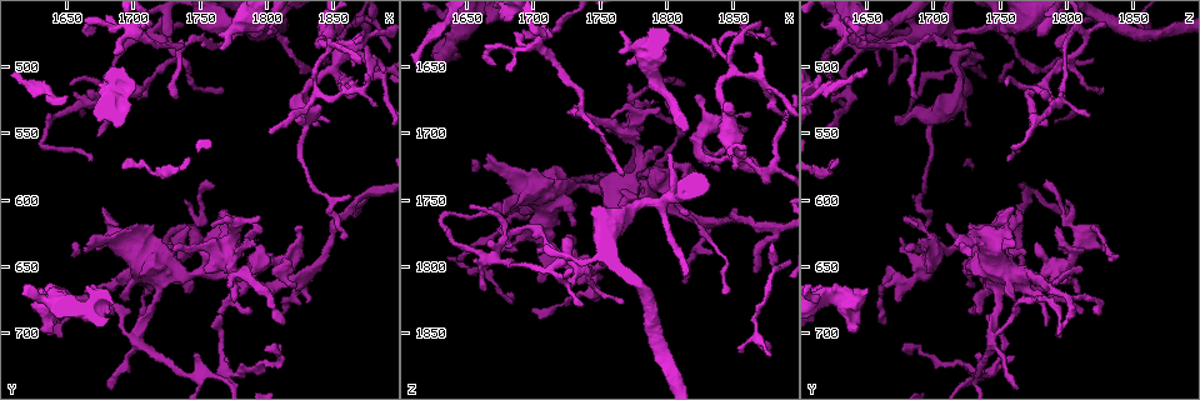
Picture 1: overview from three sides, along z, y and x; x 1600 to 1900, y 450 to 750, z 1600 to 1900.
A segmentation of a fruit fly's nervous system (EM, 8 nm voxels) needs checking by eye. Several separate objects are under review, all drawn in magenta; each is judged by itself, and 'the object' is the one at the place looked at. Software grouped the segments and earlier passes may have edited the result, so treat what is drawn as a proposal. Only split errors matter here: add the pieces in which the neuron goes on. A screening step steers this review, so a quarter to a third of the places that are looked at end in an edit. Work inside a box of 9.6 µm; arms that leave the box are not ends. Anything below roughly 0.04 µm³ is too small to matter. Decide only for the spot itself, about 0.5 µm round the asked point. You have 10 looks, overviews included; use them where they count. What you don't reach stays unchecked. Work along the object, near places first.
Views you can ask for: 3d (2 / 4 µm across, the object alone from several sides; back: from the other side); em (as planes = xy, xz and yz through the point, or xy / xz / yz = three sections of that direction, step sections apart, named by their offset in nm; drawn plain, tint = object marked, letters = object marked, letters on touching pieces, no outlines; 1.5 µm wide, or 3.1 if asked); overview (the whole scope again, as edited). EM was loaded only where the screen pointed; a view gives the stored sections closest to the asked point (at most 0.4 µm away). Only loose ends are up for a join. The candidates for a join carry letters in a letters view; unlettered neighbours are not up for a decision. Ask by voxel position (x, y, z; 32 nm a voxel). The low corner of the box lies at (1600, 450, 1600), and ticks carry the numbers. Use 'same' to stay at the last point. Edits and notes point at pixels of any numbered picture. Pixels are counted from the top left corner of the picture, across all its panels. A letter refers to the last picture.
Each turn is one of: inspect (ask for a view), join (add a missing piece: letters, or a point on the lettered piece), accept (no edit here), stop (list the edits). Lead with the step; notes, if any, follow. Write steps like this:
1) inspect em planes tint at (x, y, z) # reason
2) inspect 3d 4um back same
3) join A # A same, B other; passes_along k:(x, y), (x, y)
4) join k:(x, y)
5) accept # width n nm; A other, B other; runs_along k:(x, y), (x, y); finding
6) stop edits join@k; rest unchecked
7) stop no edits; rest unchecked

inspect 3d 2um at (1636, 702, 1792) # an open end

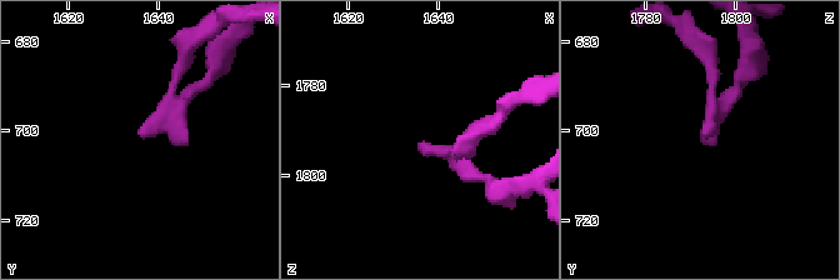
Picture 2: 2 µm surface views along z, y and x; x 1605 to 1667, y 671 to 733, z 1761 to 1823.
inspect em planes letters at (1636, 702, 1793) # need the tissue

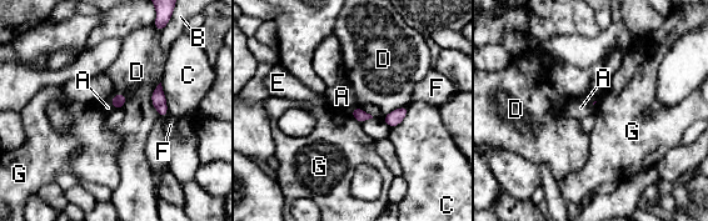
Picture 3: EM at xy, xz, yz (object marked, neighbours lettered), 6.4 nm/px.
accept # longest_contact D 220 nm; A other, B other, C other, D other, E other, F other, G other; border 3:(355, 106), (350, 110); none of them fits

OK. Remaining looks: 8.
inspect 3d 2um at (1630, 696, 1642) # branch stops here

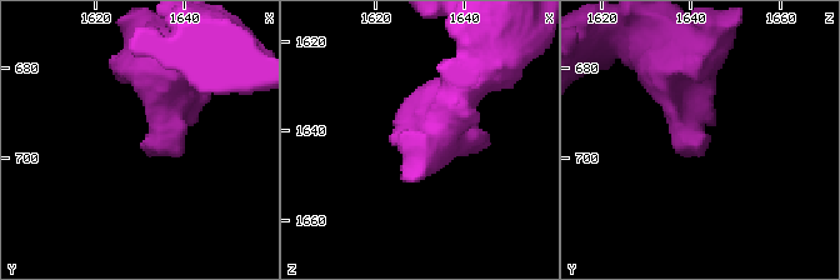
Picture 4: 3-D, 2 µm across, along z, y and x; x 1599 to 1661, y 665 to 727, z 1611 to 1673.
inspect em planes tint at (1631, 696, 1643)

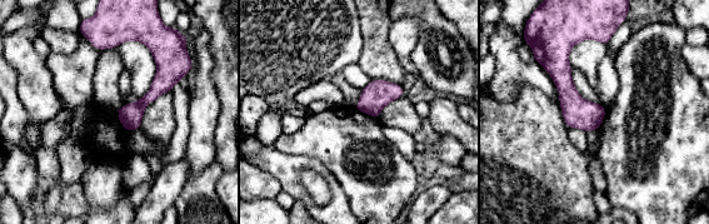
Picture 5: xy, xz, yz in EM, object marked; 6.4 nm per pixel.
inspect em planes letters same

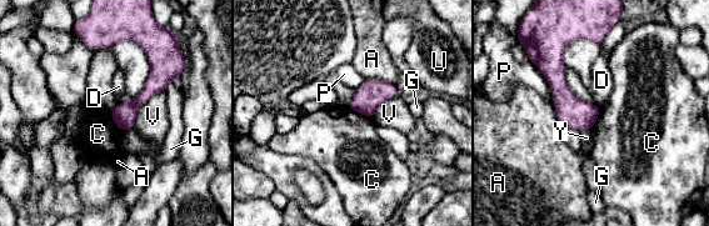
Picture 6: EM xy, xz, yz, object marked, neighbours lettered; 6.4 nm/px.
accept # A other, C other, D other, G other, P other, U other, V other, Y other; border 6:(346, 106), (370, 119); none of them fits

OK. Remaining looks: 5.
inspect em xz step 8 letters at (1736, 522, 1686) # tapers out

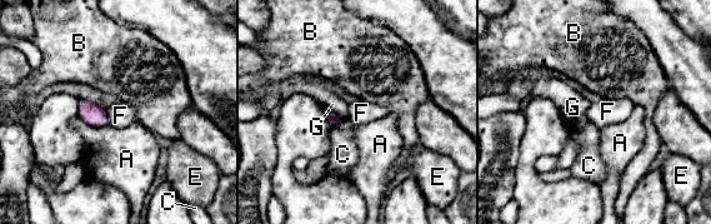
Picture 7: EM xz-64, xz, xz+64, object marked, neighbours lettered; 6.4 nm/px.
accept # longest_contact A 190 nm; A other, B other, C other, E other, F other, G other; border 7:(105, 110), (108, 124); none of them fits

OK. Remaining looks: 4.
inspect em planes letters at (1654, 634, 1720) # branch stops here

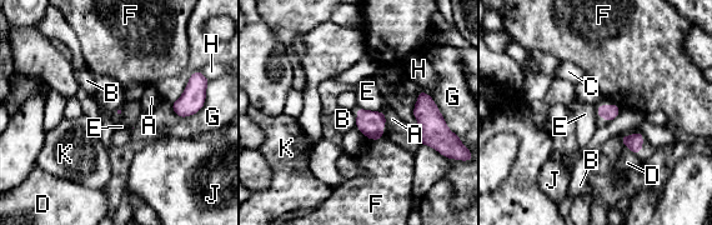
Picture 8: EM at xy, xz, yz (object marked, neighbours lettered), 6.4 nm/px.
join K # A other, B other, C other, D other, E other, F other, G other, H other, J other, K same; passes_along 8:(633, 143), (641, 146), (647, 148); the neuron continues

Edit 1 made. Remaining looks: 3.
stop edits join@8; rest unchecked

